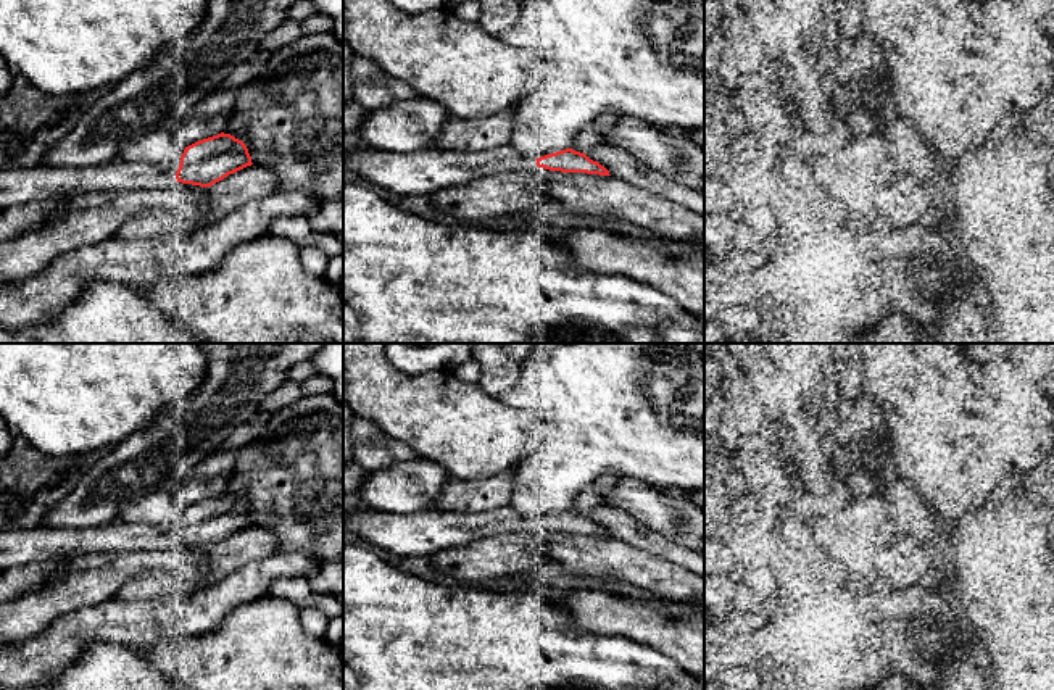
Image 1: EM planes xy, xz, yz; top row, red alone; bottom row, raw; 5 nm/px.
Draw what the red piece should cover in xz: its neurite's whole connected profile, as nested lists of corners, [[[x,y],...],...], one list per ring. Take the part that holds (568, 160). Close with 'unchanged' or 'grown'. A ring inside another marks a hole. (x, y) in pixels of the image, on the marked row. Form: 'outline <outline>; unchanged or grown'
outline [[[509,145],[482,152],[440,148],[417,153],[359,147],[343,160],[343,166],[398,195],[427,195],[443,187],[537,168],[611,176],[598,161],[572,148],[535,160],[514,152]]]; grown

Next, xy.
outline [[[221,132],[185,147],[176,174],[150,163],[121,158],[81,168],[35,164],[2,169],[0,206],[95,190],[163,190],[176,182],[211,187],[251,164],[247,145],[234,135]]]; grown

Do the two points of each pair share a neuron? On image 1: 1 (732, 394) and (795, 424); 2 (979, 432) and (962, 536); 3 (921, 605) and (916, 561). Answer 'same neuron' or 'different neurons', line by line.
1: different neurons
2: different neurons
3: different neurons

